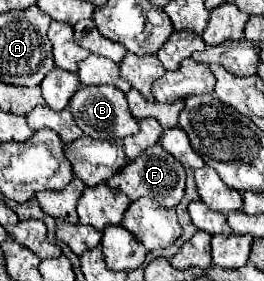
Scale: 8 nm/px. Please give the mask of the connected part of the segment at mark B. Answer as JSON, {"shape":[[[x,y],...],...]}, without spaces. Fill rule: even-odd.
{"shape":[[[87,85],[87,87],[81,87],[73,95],[73,99],[69,103],[69,109],[71,109],[79,129],[85,135],[93,137],[93,139],[123,139],[127,135],[137,133],[137,127],[139,127],[139,121],[131,115],[129,107],[127,107],[125,93],[117,91],[111,85]]]}

